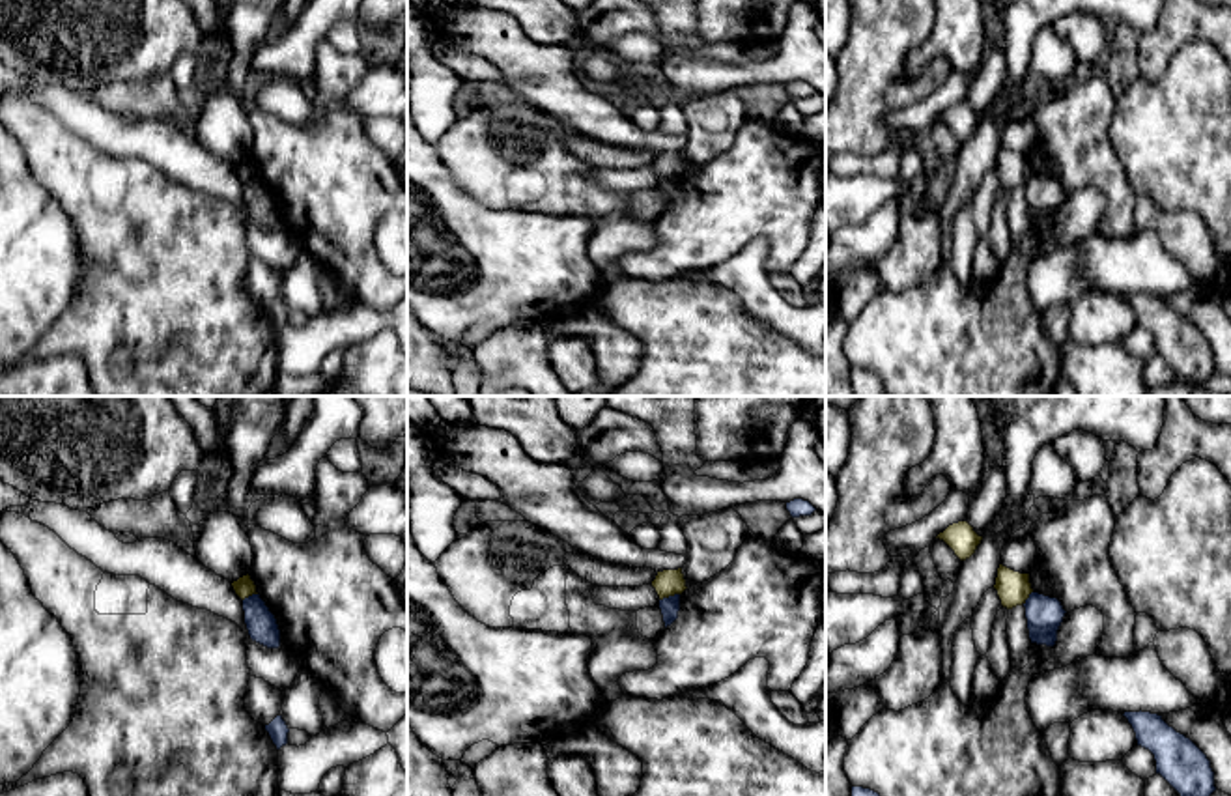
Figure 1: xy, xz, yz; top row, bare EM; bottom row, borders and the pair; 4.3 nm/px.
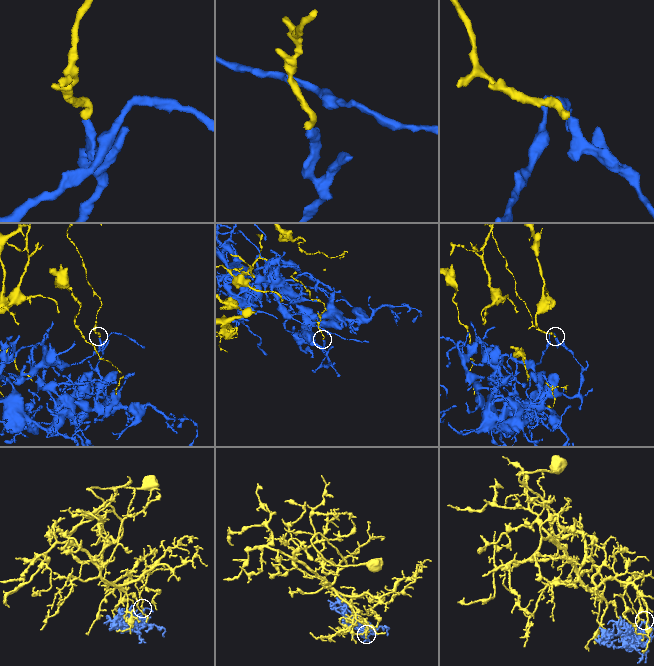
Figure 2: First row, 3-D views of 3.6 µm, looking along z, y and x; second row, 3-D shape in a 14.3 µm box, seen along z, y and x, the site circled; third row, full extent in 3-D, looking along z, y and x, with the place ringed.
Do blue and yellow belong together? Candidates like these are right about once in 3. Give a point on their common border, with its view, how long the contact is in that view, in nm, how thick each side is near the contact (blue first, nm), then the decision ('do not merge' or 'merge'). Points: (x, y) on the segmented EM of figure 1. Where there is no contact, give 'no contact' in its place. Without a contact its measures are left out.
meets blue in xz at (669, 596); contact 90 nm long; 80 nm thick on the blue side, 110 nm on the other; do not merge

